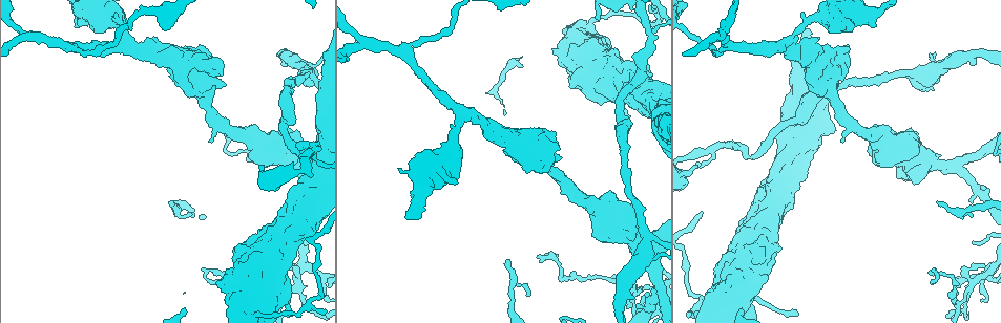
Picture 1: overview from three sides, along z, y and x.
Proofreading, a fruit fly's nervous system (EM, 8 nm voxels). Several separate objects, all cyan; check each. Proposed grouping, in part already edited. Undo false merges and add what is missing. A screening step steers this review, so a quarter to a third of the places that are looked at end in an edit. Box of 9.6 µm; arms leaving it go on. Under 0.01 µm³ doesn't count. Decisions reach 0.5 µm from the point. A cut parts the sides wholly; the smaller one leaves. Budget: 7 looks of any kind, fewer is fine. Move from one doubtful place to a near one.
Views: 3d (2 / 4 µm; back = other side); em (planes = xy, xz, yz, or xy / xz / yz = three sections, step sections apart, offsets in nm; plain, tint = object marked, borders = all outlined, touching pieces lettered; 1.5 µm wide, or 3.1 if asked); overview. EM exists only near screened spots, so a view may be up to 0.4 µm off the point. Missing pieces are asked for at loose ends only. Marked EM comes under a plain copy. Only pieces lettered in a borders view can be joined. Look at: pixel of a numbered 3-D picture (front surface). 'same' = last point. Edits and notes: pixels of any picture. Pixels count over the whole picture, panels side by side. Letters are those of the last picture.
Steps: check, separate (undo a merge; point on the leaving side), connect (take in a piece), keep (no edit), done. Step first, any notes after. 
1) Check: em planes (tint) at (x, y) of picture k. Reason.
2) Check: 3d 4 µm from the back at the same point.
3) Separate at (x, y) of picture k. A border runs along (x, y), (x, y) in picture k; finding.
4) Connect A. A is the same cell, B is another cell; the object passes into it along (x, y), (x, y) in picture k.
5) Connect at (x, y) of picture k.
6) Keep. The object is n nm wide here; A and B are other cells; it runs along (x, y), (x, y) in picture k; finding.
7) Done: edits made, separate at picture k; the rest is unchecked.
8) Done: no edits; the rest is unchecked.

Check: 3d 4 µm at (719, 33) of picture 1. Branch point.

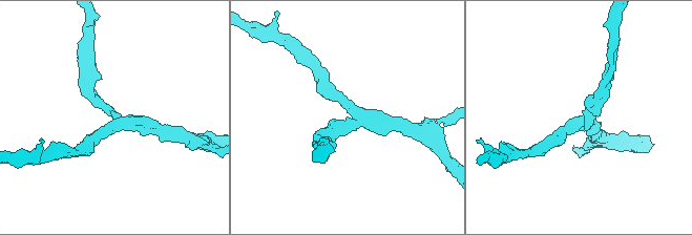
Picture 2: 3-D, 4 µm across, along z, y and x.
Check: em planes (tint) at (358, 120) of picture 2. 3 arms meet here; the arms are 170, 220, 220 nm wide; now the EM.

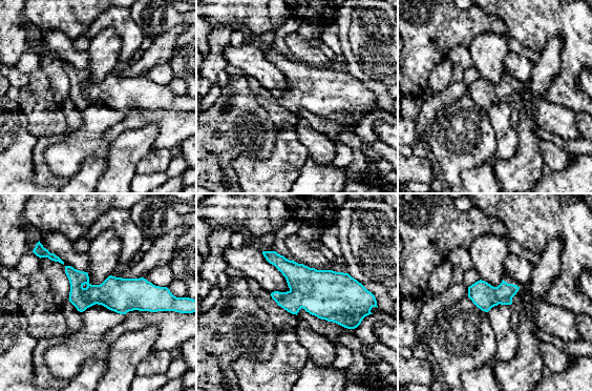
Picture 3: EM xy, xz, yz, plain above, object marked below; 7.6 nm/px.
Check: em planes (borders) at the same point.

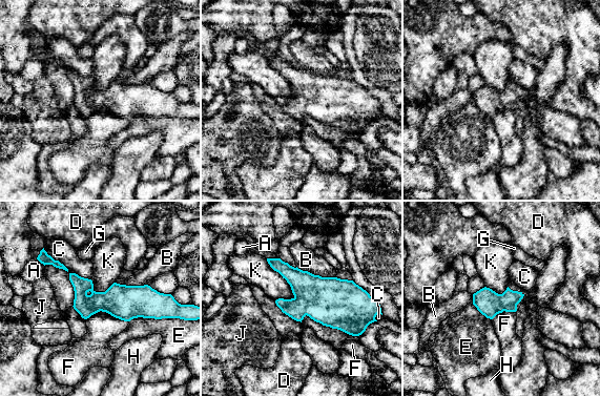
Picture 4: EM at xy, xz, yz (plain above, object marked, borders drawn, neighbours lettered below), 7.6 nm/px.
Keep. The longest contact is with C, 400 nm; A, B, C, D, E, F, G, H, J and K are other cells; it runs along (52, 262), (62, 266), (96, 299), (163, 296) in picture 4; all the same neuron.

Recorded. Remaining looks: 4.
Check: em yz step 4 (borders) at (171, 202) of picture 1. Thin end.

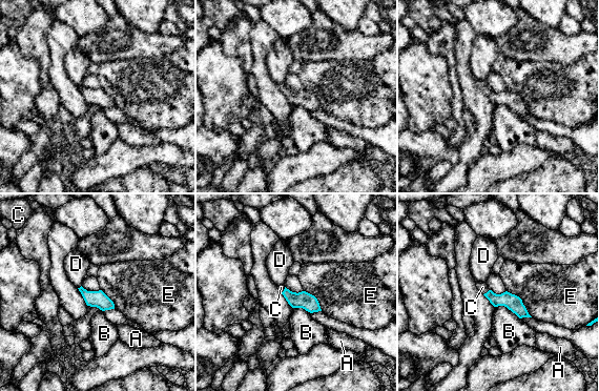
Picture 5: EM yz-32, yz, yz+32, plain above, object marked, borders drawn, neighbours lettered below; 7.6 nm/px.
Check: em planes (borders) at the same point.

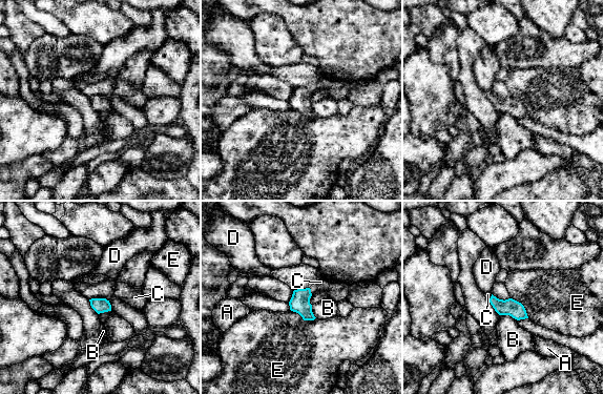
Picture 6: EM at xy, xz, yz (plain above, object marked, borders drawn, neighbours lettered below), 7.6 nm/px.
Connect C. C is the same cell, A, B, D and E are other cells; the object passes into it along (299, 303), (310, 291), (314, 287) in picture 6; it goes on there.

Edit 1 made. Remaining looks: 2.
Check: em xz step 4 (tint) at (751, 157) of picture 1. Abrupt turn.

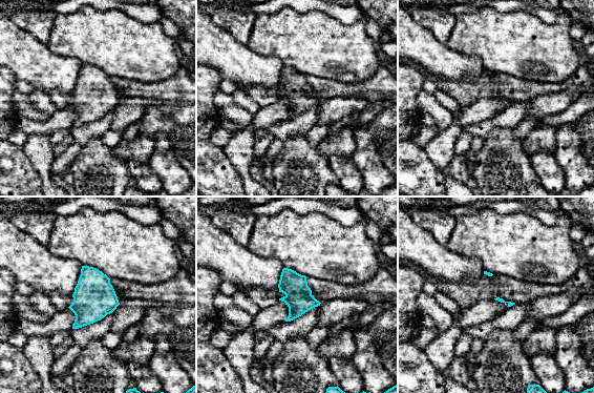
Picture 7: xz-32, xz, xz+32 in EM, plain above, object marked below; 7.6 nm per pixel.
Check: em planes (borders) at the same point. Cut it another way.

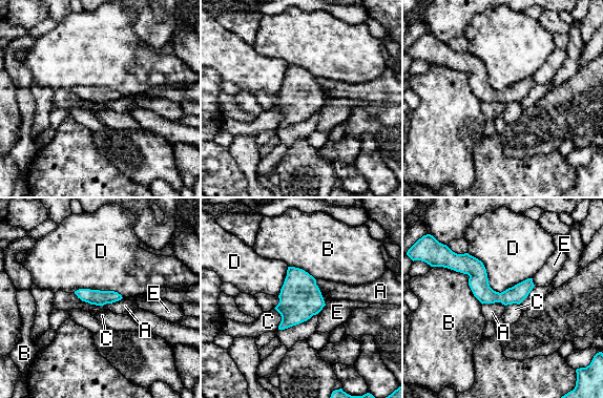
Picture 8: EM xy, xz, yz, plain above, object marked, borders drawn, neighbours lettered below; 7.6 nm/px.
Keep. A, B, C, D and E are other cells; a border runs along (123, 297), (97, 306) in picture 8; all the same neuron.

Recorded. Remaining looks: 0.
Done: edits made, connect at picture 6; the rest is unchecked.

